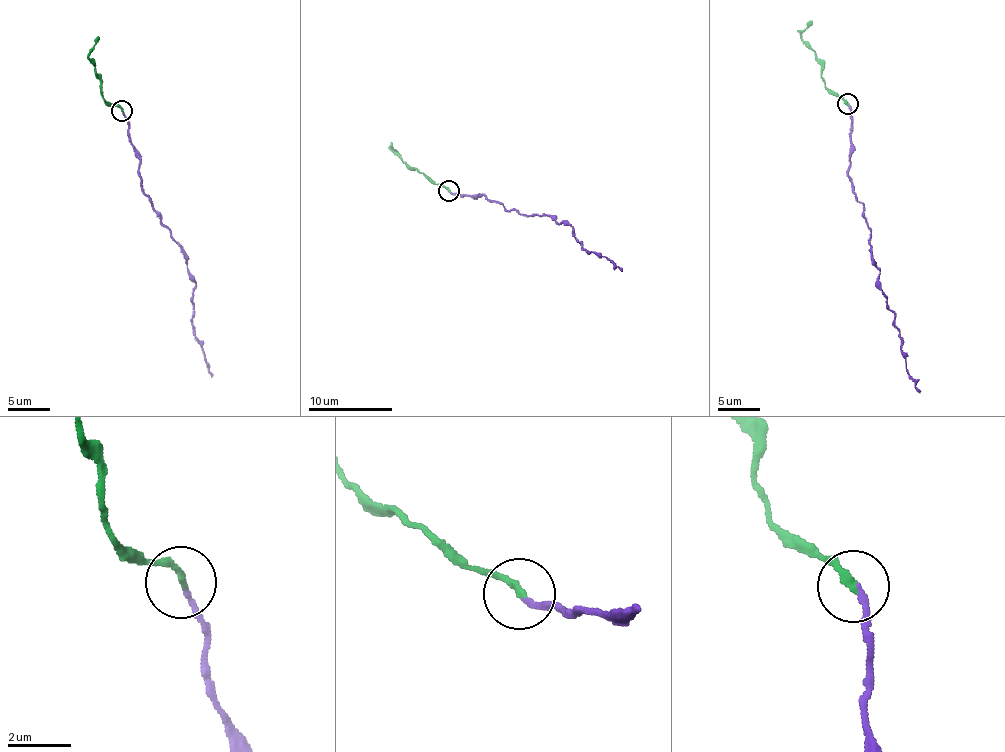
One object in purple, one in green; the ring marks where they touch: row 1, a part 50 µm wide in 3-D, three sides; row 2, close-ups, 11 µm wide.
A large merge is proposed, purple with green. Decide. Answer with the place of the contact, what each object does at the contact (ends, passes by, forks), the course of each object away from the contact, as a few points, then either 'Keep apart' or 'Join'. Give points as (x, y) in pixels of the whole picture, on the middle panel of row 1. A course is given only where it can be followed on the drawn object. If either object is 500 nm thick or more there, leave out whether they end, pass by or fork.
Place: (448, 190). At the ring purple ends. At the ring green ends. Course of purple: (450, 191), (485, 196), (506, 210), (568, 225), (585, 250), (608, 258), (621, 270). Course of green: (448, 191), (389, 149), (397, 152). Join

